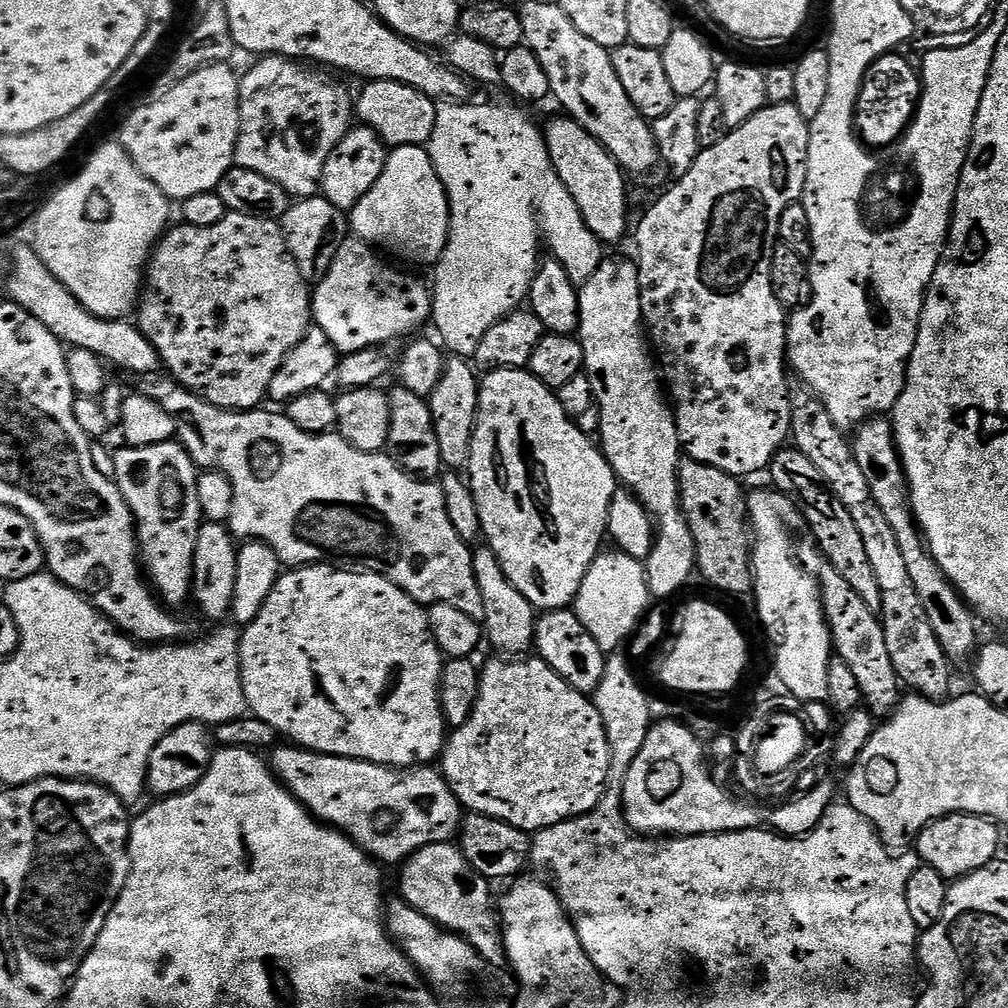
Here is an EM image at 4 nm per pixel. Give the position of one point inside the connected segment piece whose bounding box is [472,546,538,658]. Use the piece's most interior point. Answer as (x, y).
(509, 622)

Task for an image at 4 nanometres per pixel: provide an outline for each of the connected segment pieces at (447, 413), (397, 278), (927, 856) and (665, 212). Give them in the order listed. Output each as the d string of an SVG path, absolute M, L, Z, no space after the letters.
M449 359L444 366L442 382L428 400L430 414L434 418L434 430L438 434L438 450L442 450L442 458L449 469L467 469L472 435L476 429L479 393L480 380L477 369L467 359Z
M350 238L342 242L334 266L330 266L326 278L322 278L311 293L315 327L322 329L341 354L388 346L384 344L403 336L411 337L416 334L411 332L429 323L433 289L429 285L427 288L418 277L399 272L379 254L365 240Z
M965 812L943 816L920 831L914 841L914 851L927 867L938 870L938 874L942 874L945 880L955 882L997 859L1000 828L997 821L986 816L968 816Z
M768 104L758 114L754 114L754 118L750 118L750 122L746 122L742 126L731 129L724 135L722 140L716 146L709 148L701 148L700 153L696 155L694 166L690 166L690 170L686 170L684 176L679 177L675 182L676 185L669 190L665 196L660 196L656 200L656 205L645 214L640 220L640 225L635 225L634 236L636 232L636 252L638 257L638 267L640 269L640 301L642 302L642 314L644 315L644 326L647 335L650 337L651 347L654 349L655 355L658 357L659 367L662 369L663 379L666 381L667 391L670 393L671 399L674 401L674 411L676 414L676 429L680 435L680 443L683 451L686 453L687 459L697 460L703 464L714 466L718 470L726 470L726 474L737 478L745 478L744 476L752 476L755 472L760 472L771 465L772 459L776 457L776 453L789 443L790 433L792 430L792 398L790 395L790 383L788 384L789 369L786 367L788 359L788 320L786 319L786 309L778 302L776 291L772 285L772 259L774 258L774 250L780 238L780 215L782 210L786 210L786 206L797 203L804 195L804 187L806 186L806 162L808 161L808 147L810 146L810 134L808 133L810 121L798 109L795 104Z

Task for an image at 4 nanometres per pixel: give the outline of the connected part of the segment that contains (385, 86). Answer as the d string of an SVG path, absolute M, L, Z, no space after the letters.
M369 80L363 86L354 100L354 112L363 127L373 128L389 149L427 145L434 134L437 101L402 82Z

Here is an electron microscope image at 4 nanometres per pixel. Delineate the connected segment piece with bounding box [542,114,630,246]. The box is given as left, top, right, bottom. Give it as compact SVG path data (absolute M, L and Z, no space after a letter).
M559 115L554 117L548 125L545 123L542 128L544 141L550 154L550 162L554 162L554 170L558 174L558 178L562 178L562 186L566 186L566 190L570 190L570 198L574 198L586 226L599 238L601 245L616 244L627 232L628 235L630 232L630 224L628 228L628 188L624 185L626 173L620 163L604 149L602 142L598 142L598 138L591 136L571 116Z

